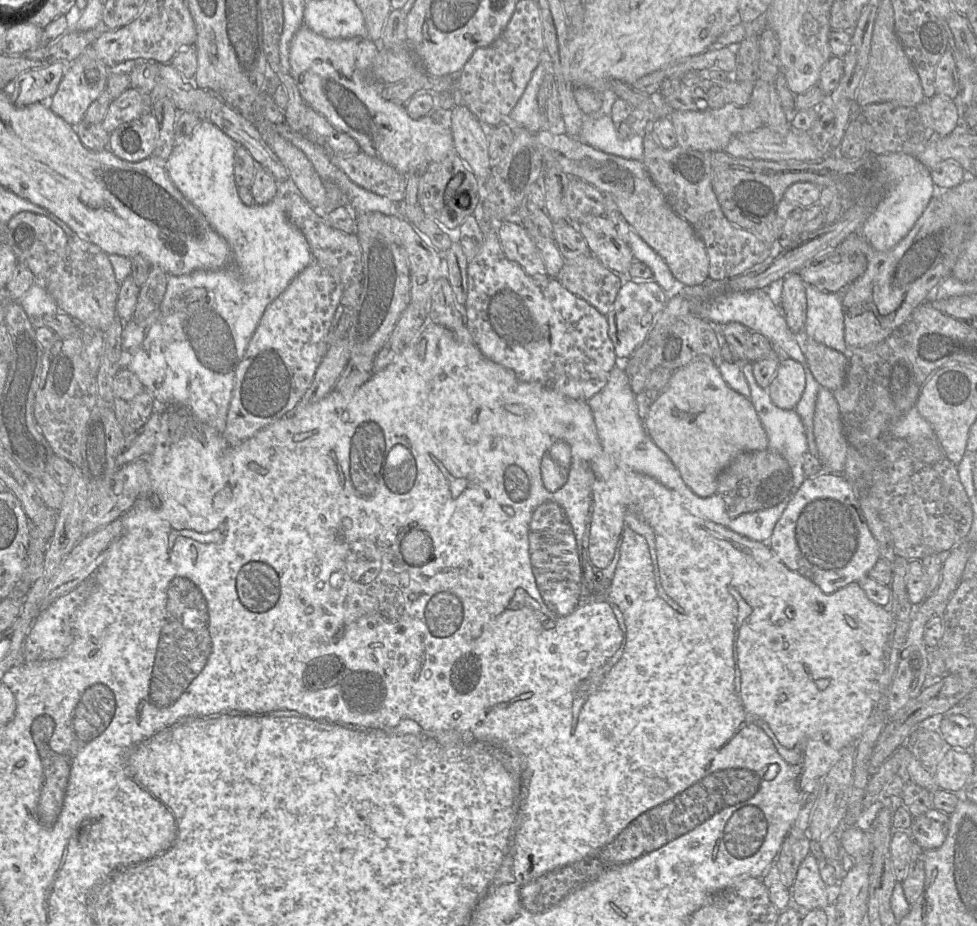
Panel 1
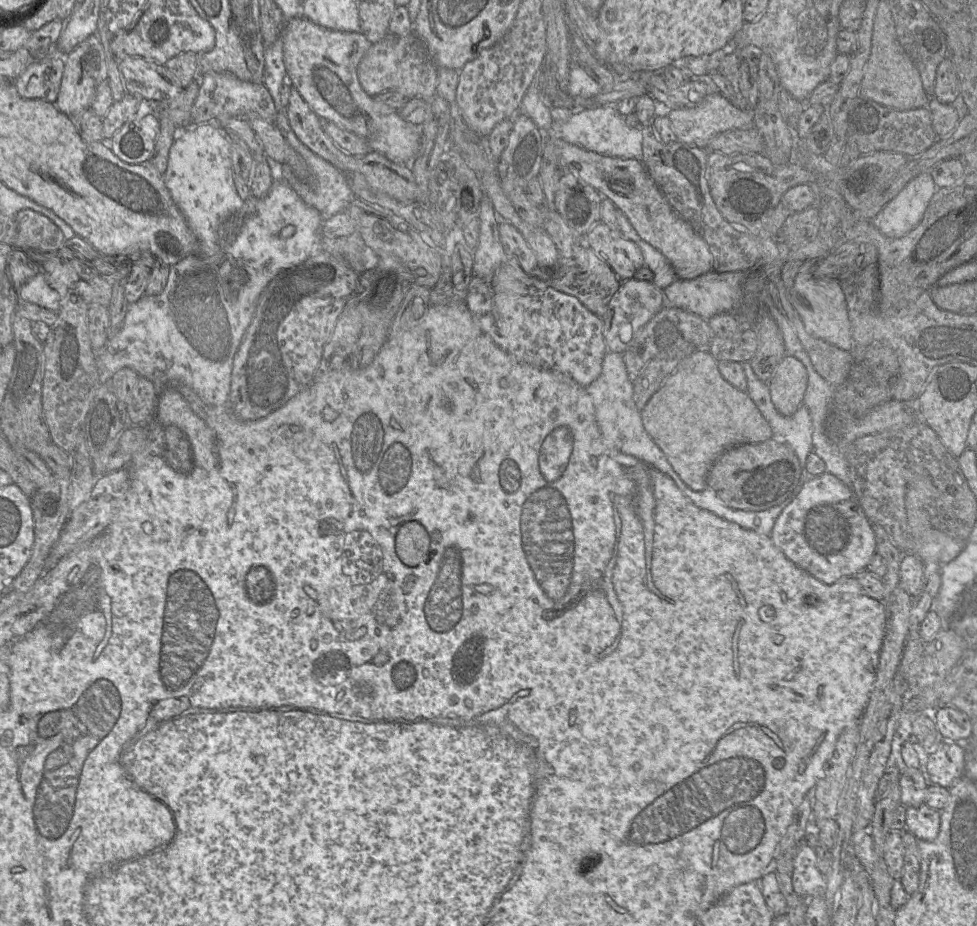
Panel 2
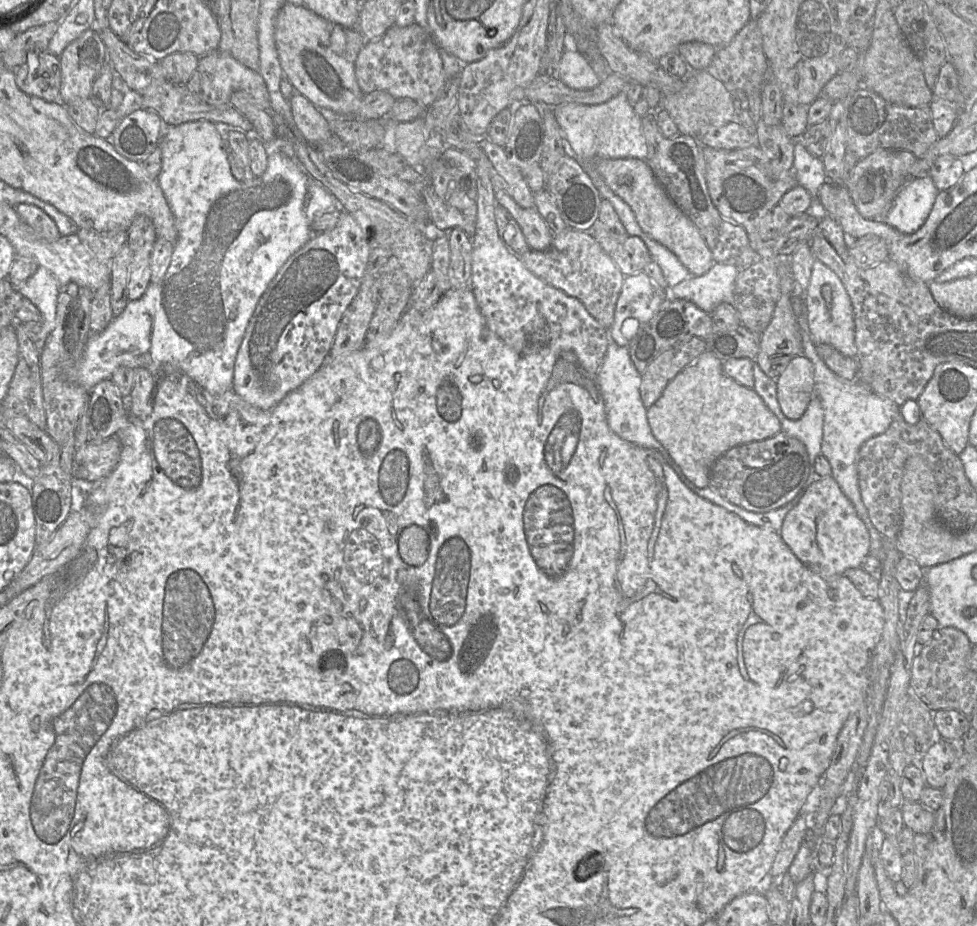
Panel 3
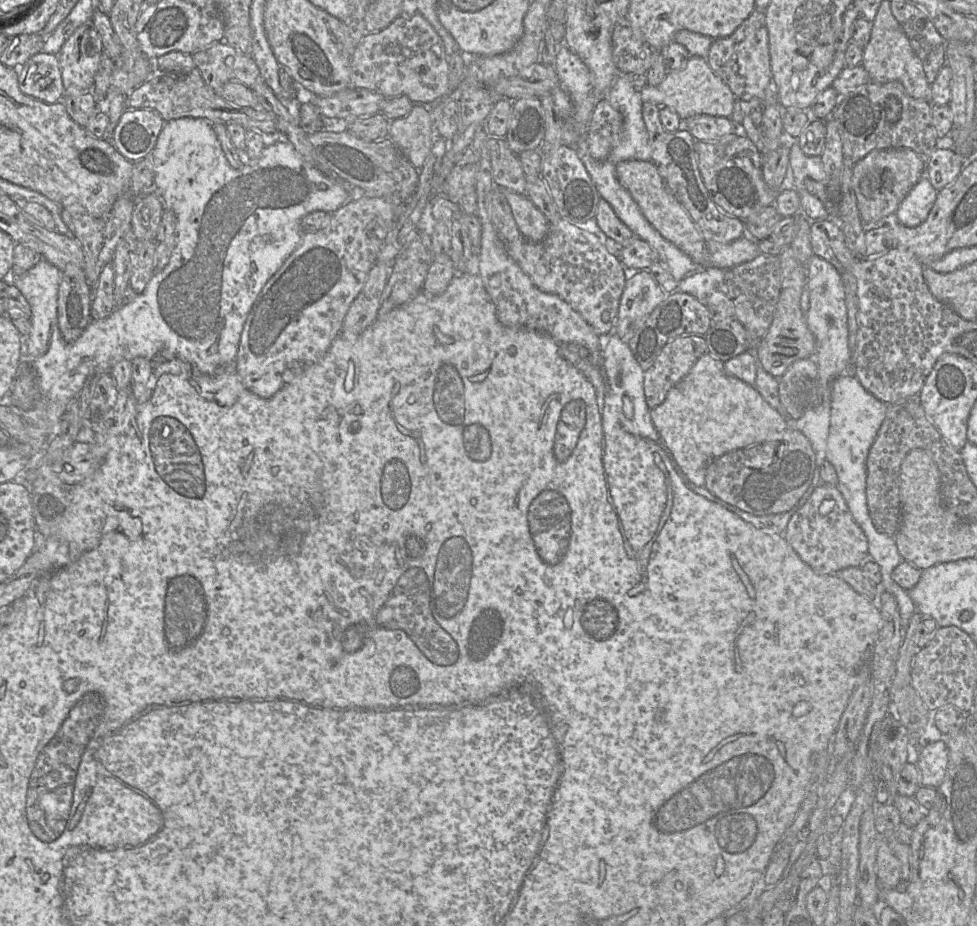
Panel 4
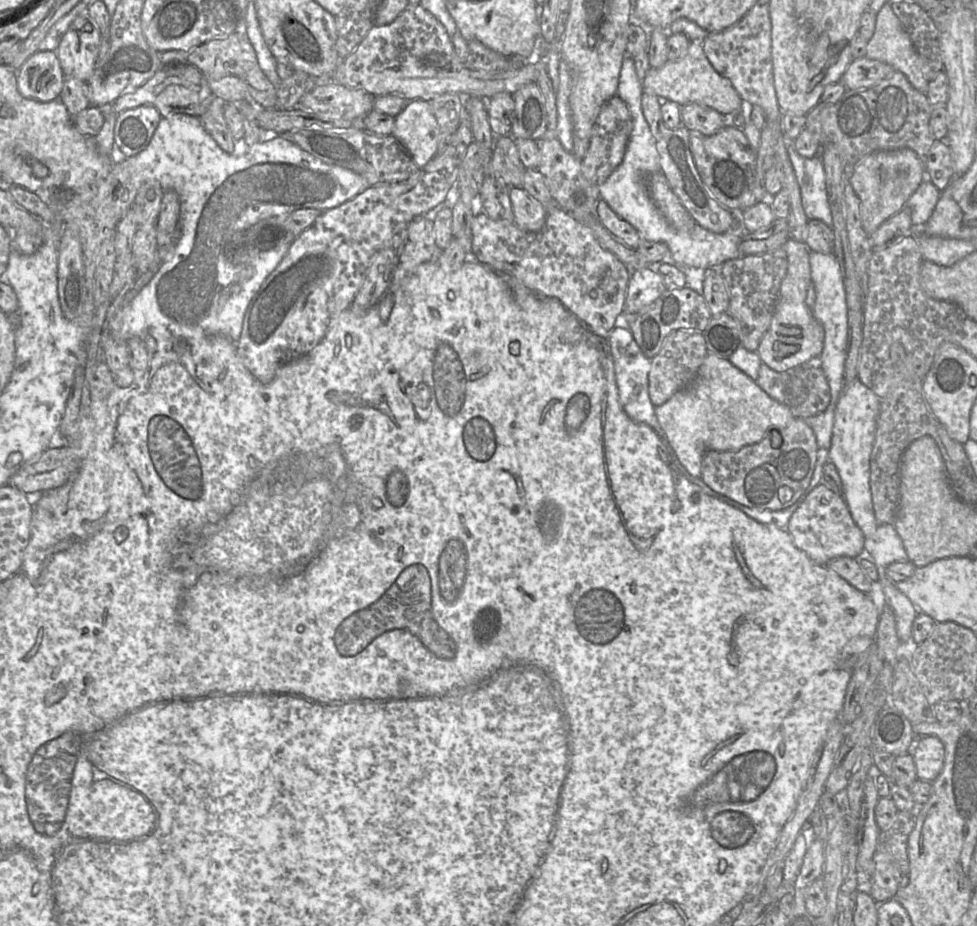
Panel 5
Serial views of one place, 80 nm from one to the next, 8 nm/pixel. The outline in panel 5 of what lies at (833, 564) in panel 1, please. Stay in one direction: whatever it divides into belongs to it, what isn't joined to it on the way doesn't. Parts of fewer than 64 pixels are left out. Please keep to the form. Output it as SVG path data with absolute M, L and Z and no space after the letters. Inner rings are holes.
M822 483L814 488L792 514L785 529L797 548L819 565L826 565L831 559L839 556L858 559L865 555L864 534L853 521L845 500L842 495Z

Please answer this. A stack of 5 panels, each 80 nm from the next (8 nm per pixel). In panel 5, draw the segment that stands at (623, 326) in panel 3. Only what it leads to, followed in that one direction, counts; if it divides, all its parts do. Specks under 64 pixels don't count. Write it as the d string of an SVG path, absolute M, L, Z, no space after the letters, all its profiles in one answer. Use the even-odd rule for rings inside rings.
M655 266L631 271L624 304L624 314L633 314L658 299L666 287Z

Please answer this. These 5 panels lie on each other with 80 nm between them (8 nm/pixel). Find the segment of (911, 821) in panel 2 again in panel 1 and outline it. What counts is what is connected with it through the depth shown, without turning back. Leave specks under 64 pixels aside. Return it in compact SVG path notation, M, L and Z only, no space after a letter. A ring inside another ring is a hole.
M936 808L913 817L909 832L923 850L937 849L945 841L949 828L950 815Z

